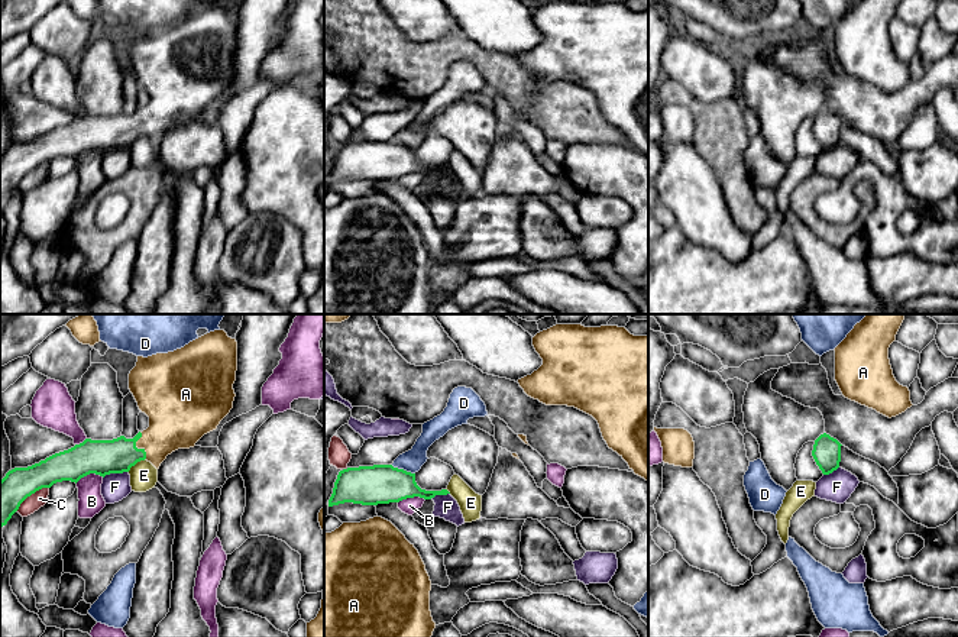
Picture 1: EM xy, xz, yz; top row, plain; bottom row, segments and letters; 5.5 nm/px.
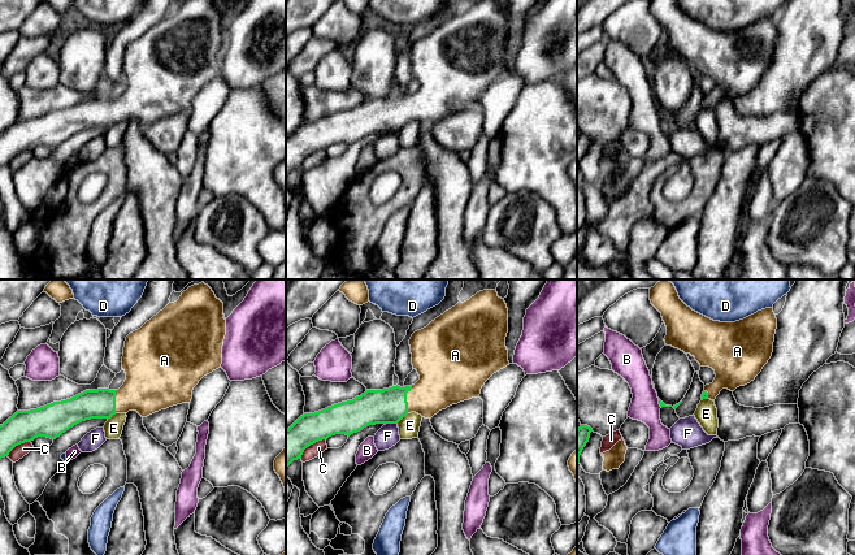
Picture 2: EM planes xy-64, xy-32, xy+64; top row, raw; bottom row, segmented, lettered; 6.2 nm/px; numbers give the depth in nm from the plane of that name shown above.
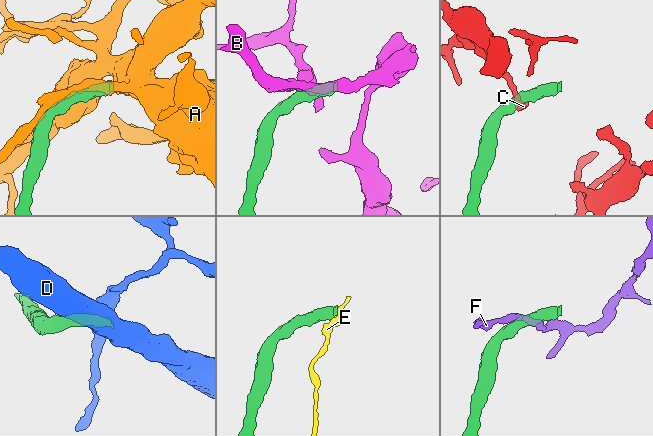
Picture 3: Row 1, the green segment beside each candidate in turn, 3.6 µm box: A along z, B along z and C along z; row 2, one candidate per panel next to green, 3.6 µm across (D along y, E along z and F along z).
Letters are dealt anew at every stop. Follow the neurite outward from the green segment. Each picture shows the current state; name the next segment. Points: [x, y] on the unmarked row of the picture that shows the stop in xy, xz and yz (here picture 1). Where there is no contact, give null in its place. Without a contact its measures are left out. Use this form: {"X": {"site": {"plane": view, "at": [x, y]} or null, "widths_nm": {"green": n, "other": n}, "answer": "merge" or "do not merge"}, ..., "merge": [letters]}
{"A": {"site": {"plane": "xy", "at": [135, 122]}, "widths_nm": {"green": 190, "other": 280}, "answer": "merge"}, "B": {"site": {"plane": "xy", "at": [88, 149]}, "widths_nm": {"green": 190, "other": 140}, "answer": "do not merge"}, "C": {"site": {"plane": "xy", "at": [31, 170]}, "widths_nm": {"green": 220, "other": 90}, "answer": "do not merge"}, "D": {"site": {"plane": "xz", "at": [403, 145]}, "widths_nm": {"green": 220, "other": 120}, "answer": "do not merge"}, "E": {"site": {"plane": "xy", "at": [136, 138]}, "widths_nm": {"green": 190, "other": 160}, "answer": "do not merge"}, "F": {"site": {"plane": "xy", "at": [115, 148]}, "widths_nm": {"green": 190, "other": 150}, "answer": "do not merge"}, "merge": ["A"]}

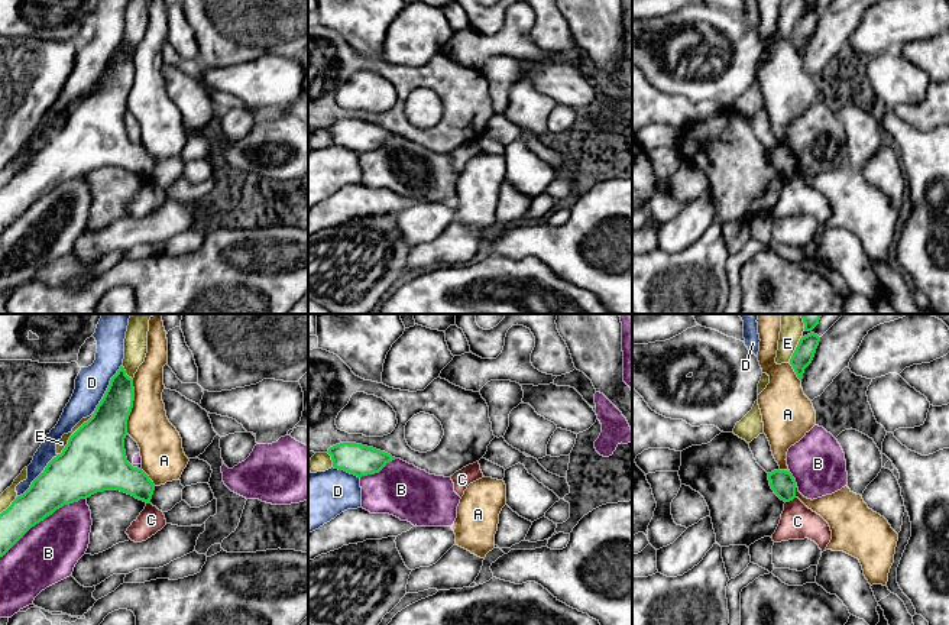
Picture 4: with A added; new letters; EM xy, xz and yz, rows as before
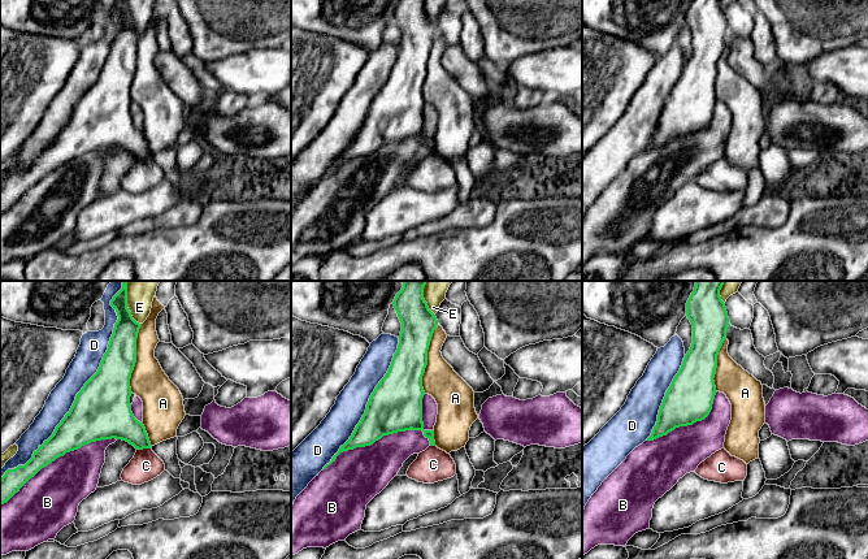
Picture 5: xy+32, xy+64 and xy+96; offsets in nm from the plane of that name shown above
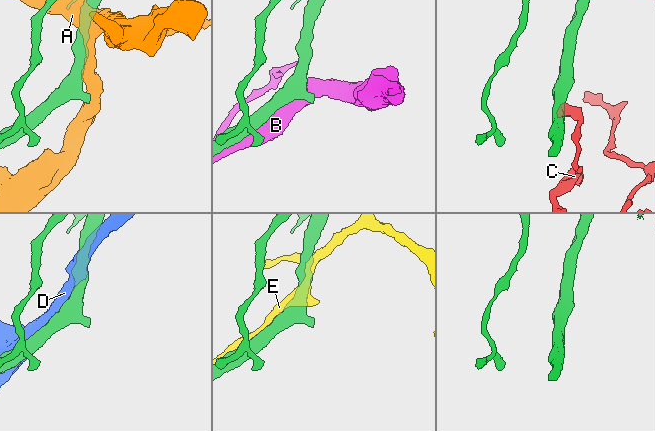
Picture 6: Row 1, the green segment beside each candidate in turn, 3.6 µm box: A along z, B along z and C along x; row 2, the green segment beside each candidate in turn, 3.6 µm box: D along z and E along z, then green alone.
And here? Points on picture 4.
{"A": {"site": {"plane": "xy", "at": [132, 83]}, "widths_nm": {"green": 260, "other": 240}, "answer": "do not merge"}, "B": {"site": {"plane": "xy", "at": [42, 196]}, "widths_nm": {"green": 260, "other": 320}, "answer": "do not merge"}, "C": {"site": {"plane": "yz", "at": [790, 175]}, "widths_nm": {"green": 140, "other": 190}, "answer": "do not merge"}, "D": {"site": {"plane": "xy", "at": [38, 152]}, "widths_nm": {"green": 300, "other": 100}, "answer": "do not merge"}, "E": {"site": {"plane": "xy", "at": [73, 110]}, "widths_nm": {"green": 360, "other": 50}, "answer": "do not merge"}, "merge": []}

